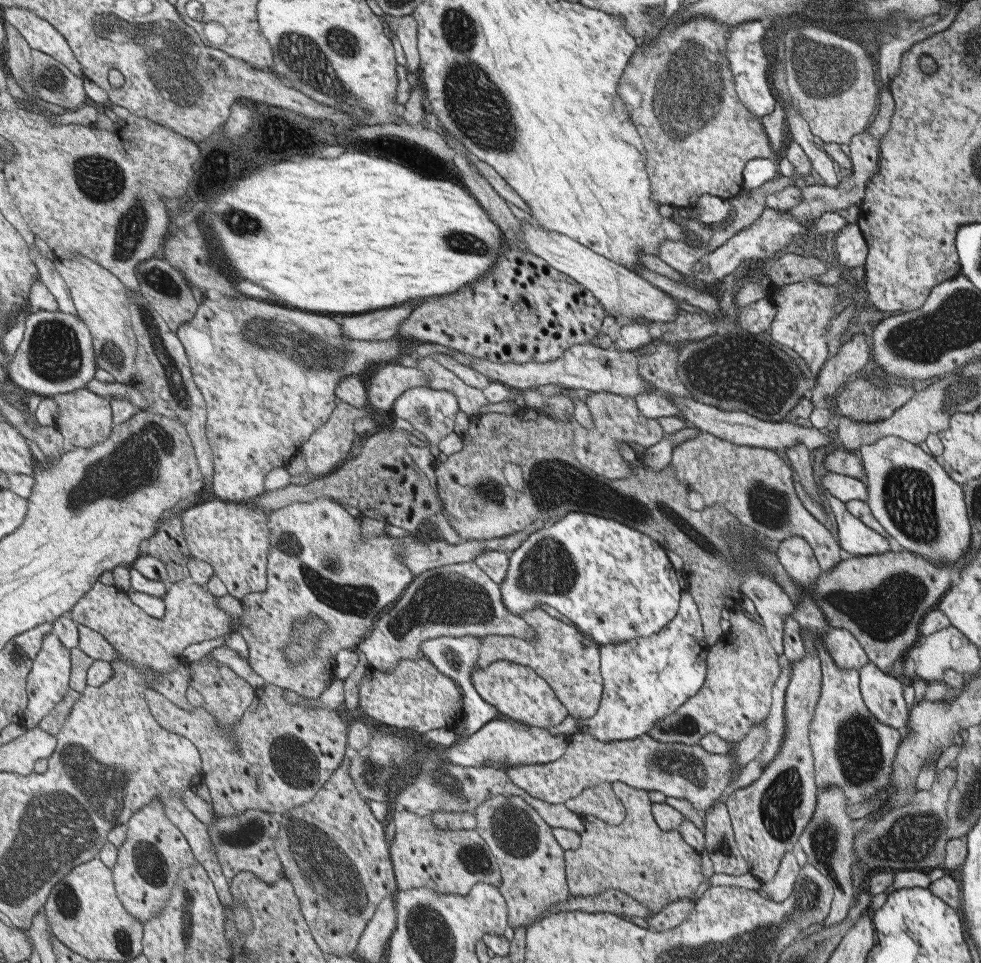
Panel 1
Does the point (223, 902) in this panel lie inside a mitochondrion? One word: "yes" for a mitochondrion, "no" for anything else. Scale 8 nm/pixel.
no

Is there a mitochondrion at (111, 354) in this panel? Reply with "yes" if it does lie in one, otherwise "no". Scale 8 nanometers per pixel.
yes

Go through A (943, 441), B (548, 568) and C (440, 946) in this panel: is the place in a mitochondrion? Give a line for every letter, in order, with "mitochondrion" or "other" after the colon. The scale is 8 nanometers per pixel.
A: other
B: mitochondrion
C: mitochondrion

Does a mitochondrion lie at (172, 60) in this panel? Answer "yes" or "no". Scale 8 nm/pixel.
yes

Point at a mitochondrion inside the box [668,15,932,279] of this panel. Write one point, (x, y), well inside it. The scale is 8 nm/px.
(832, 67)

